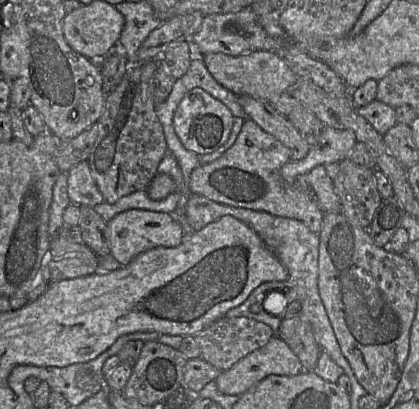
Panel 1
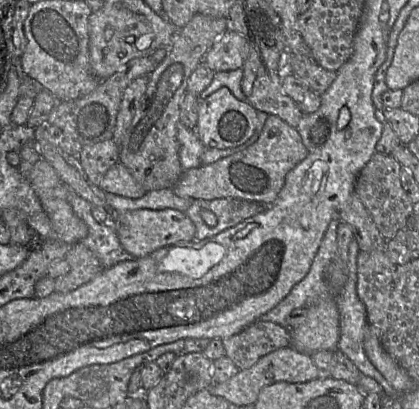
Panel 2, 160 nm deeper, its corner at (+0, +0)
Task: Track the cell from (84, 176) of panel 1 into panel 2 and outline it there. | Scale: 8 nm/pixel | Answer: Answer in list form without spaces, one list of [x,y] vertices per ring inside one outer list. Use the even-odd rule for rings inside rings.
[[[120,163],[110,167],[98,186],[106,193],[126,198],[140,198],[147,191],[135,181],[128,169]]]

